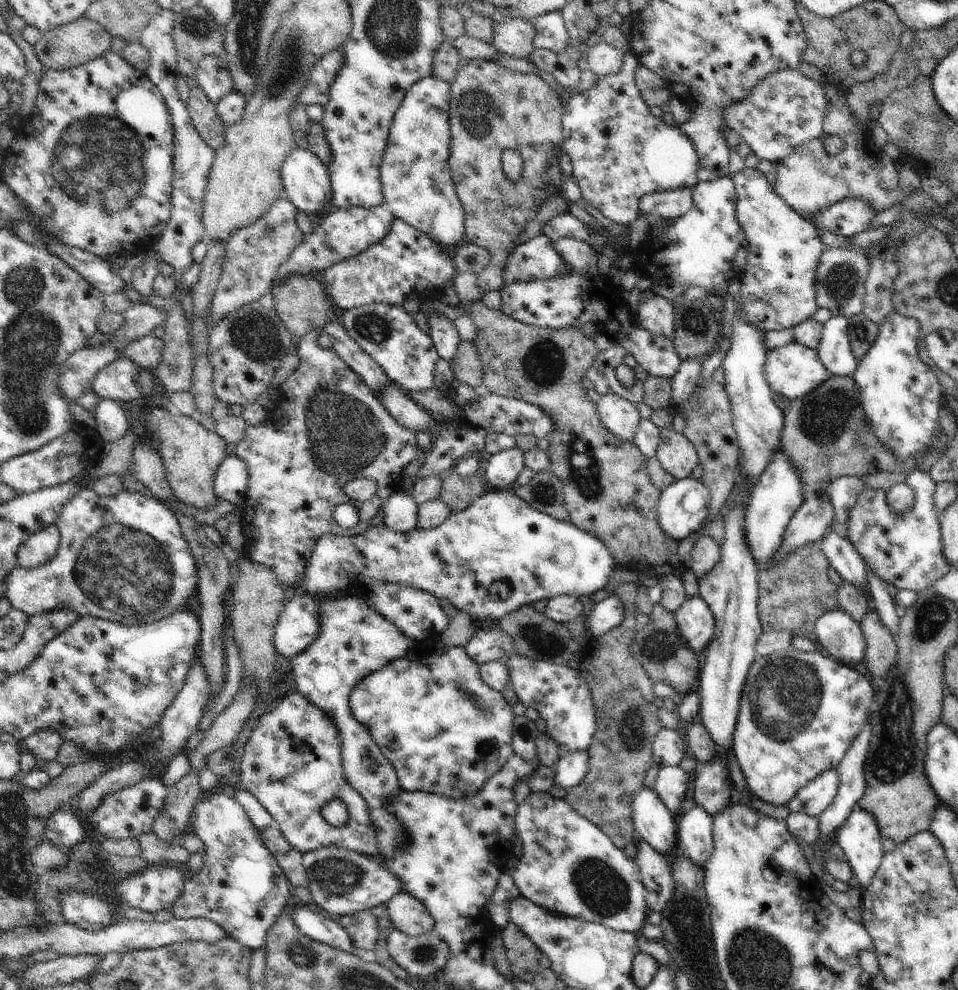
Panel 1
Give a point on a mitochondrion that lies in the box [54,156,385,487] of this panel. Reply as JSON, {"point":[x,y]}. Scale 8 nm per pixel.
{"point":[255,334]}

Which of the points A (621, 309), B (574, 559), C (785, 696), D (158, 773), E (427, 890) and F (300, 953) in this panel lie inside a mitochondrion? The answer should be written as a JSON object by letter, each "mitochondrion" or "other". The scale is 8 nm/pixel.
{"A":"other","B":"other","C":"mitochondrion","D":"other","E":"other","F":"mitochondrion"}

